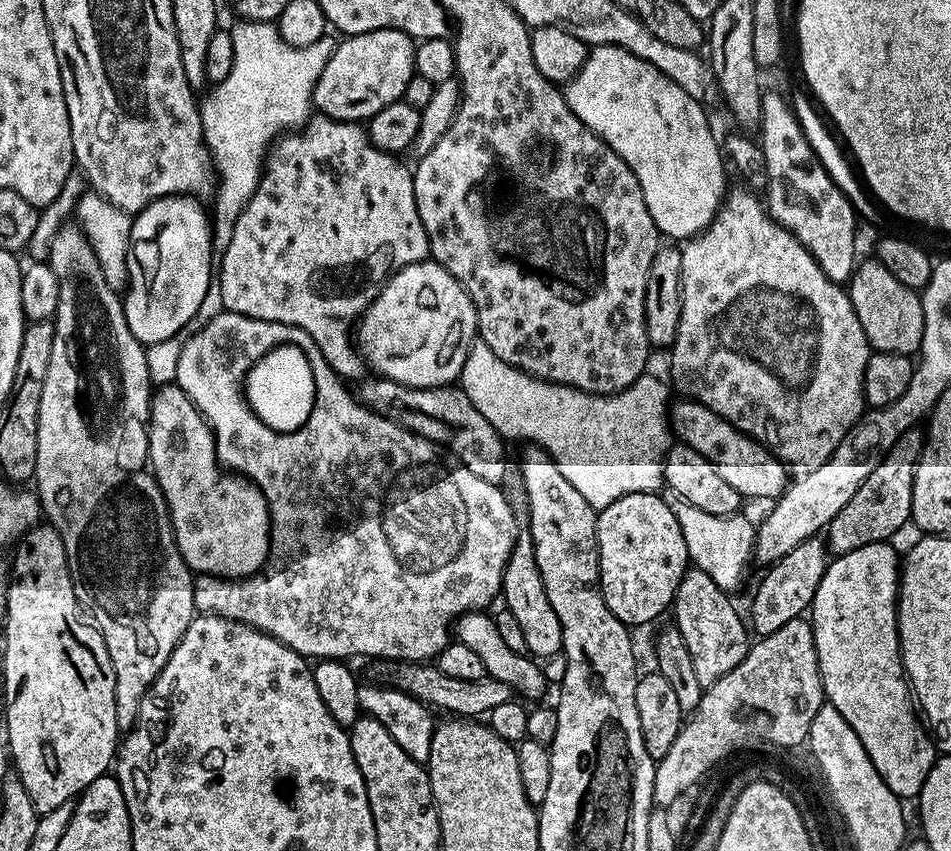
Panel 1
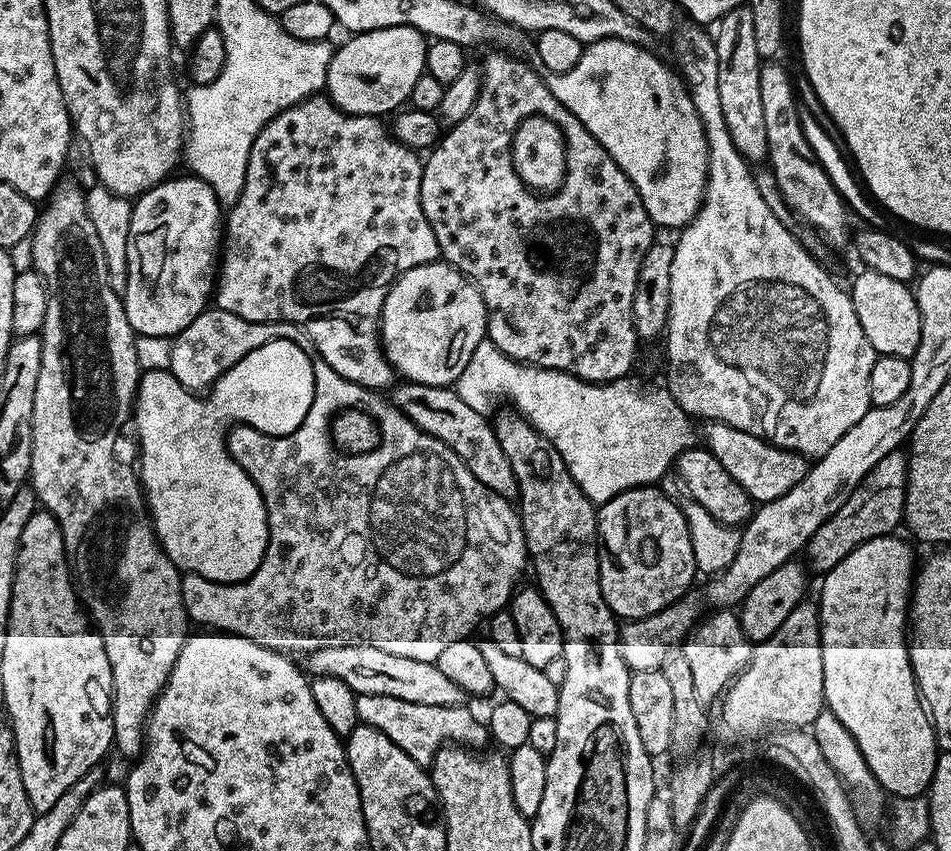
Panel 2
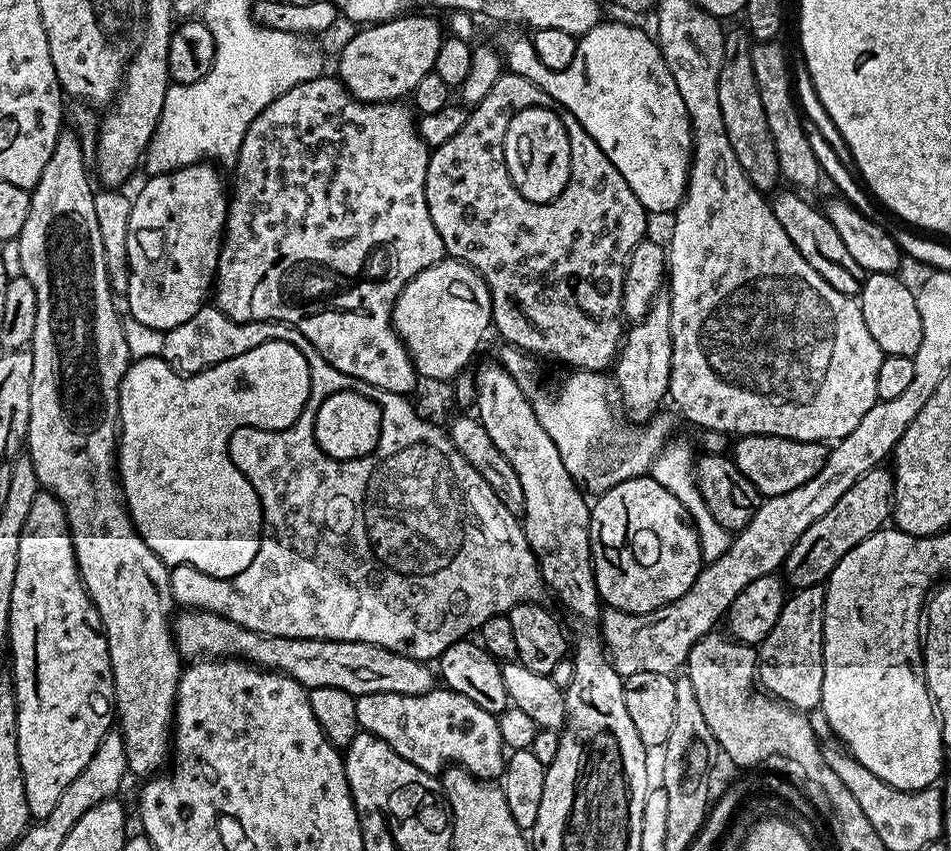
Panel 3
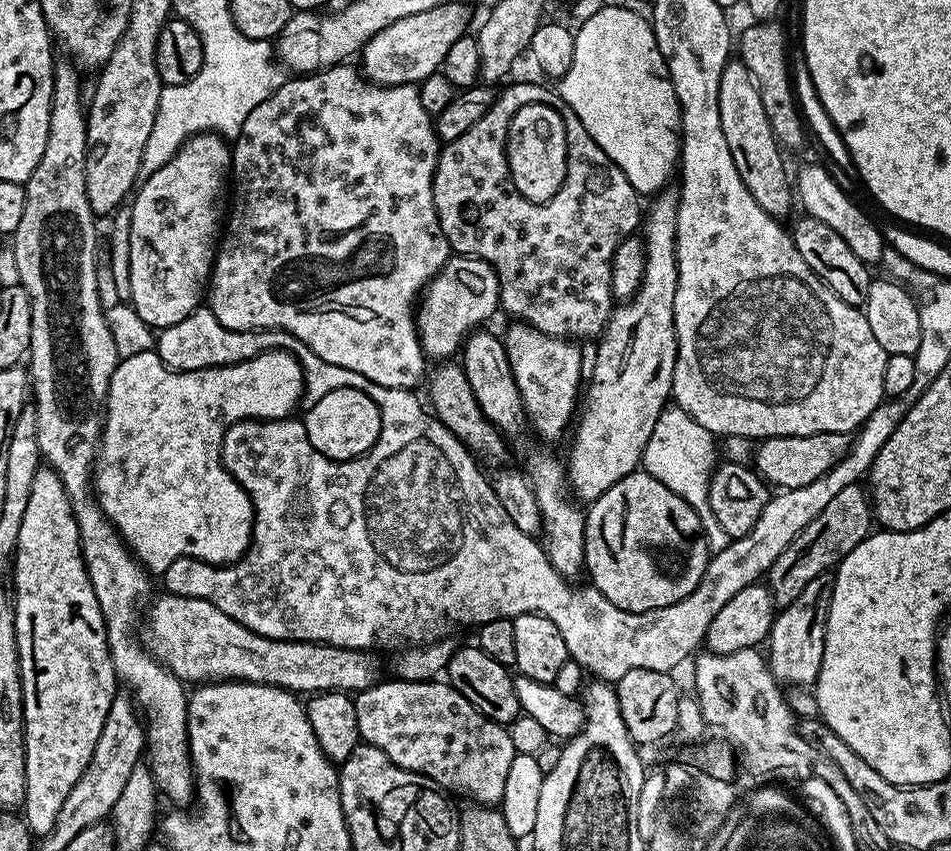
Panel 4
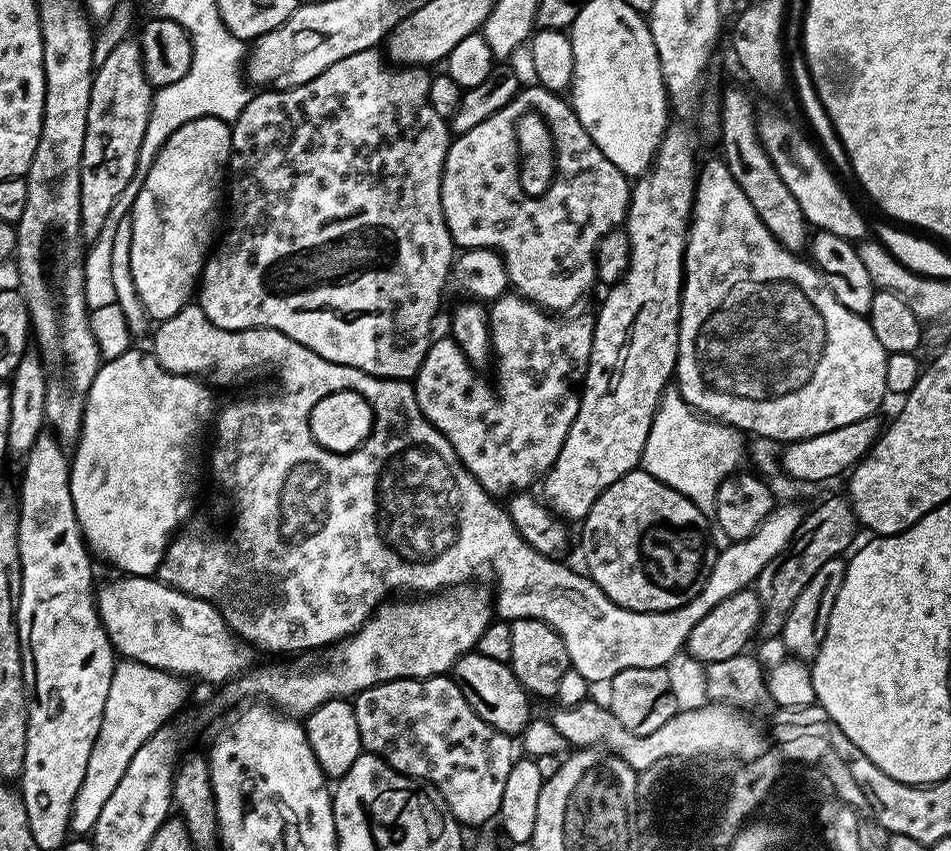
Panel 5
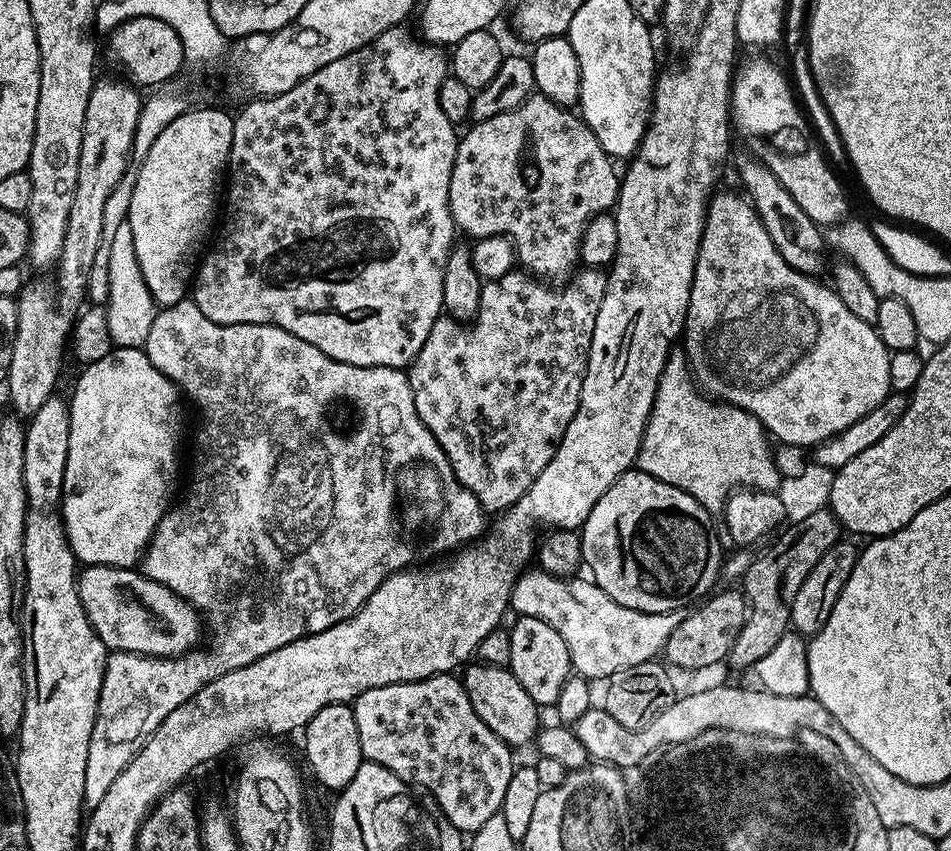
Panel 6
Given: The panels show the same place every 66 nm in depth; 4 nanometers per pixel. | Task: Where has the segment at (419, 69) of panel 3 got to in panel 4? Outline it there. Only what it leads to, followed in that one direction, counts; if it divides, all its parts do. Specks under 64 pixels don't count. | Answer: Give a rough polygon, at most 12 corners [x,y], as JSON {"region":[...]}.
{"region":[[445,2],[398,18],[364,45],[363,75],[385,88],[441,71],[468,31]]}

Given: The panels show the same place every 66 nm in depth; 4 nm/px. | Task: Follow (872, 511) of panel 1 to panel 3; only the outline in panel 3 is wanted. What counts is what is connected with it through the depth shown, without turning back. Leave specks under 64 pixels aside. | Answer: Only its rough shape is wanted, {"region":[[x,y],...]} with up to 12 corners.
{"region":[[892,473],[862,474],[794,542],[782,576],[823,585],[889,523]]}

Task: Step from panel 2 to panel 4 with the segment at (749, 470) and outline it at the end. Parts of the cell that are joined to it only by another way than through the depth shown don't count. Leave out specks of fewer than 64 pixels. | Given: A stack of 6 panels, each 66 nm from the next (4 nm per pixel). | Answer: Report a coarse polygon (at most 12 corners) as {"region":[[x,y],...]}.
{"region":[[846,432],[769,436],[755,471],[780,490],[810,486],[849,450]]}

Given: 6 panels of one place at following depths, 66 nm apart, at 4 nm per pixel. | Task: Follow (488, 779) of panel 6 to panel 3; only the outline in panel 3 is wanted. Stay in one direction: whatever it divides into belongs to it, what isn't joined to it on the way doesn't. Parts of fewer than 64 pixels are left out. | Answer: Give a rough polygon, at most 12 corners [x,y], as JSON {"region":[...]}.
{"region":[[462,694],[356,697],[363,731],[418,770],[504,774],[499,719]]}

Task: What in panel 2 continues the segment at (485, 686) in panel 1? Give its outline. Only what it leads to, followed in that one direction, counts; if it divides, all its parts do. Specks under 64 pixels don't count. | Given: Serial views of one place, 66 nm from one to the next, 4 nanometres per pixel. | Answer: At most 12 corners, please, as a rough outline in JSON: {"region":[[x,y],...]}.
{"region":[[378,646],[307,653],[313,677],[357,696],[458,708],[466,693],[438,666]]}

